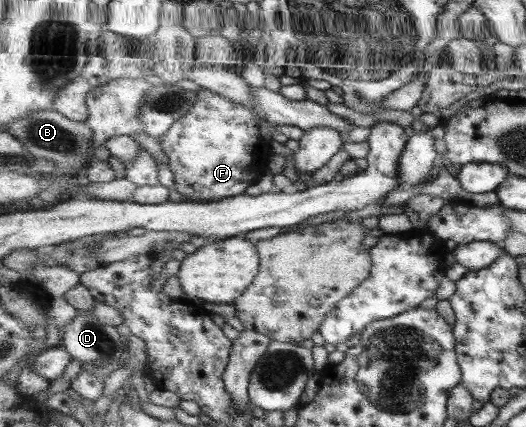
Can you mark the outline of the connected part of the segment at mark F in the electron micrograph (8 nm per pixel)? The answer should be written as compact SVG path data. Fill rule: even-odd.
M210 90L195 91L194 107L159 137L169 168L174 172L173 189L182 194L186 201L220 202L222 199L242 195L250 185L254 185L262 175L266 175L267 161L272 152L270 141L260 135L256 116L250 108L222 94Z

